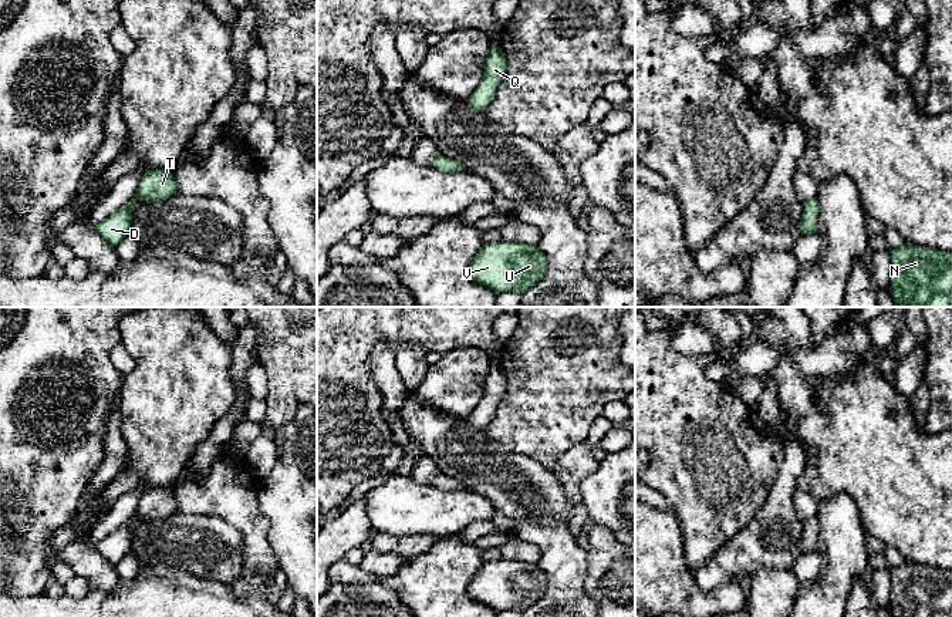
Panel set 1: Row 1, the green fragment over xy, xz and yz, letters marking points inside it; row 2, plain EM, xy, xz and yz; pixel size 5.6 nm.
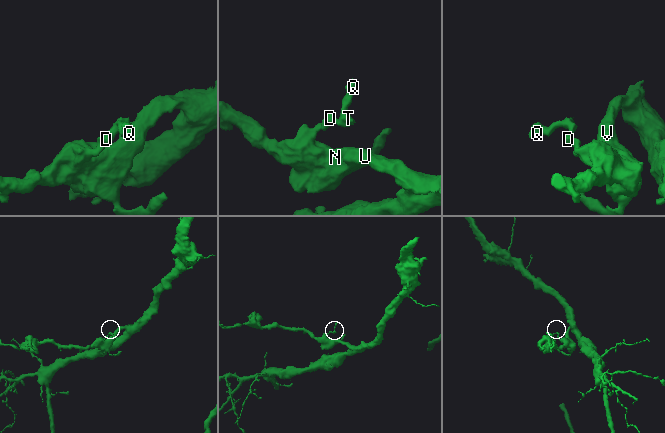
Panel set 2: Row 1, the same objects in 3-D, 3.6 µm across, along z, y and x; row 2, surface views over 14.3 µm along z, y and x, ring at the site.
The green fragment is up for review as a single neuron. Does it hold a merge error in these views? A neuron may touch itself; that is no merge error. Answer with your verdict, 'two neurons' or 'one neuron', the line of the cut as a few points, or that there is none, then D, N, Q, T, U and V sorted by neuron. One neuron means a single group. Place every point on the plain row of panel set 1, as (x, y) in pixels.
one neuron; no cut; D N Q T U V

